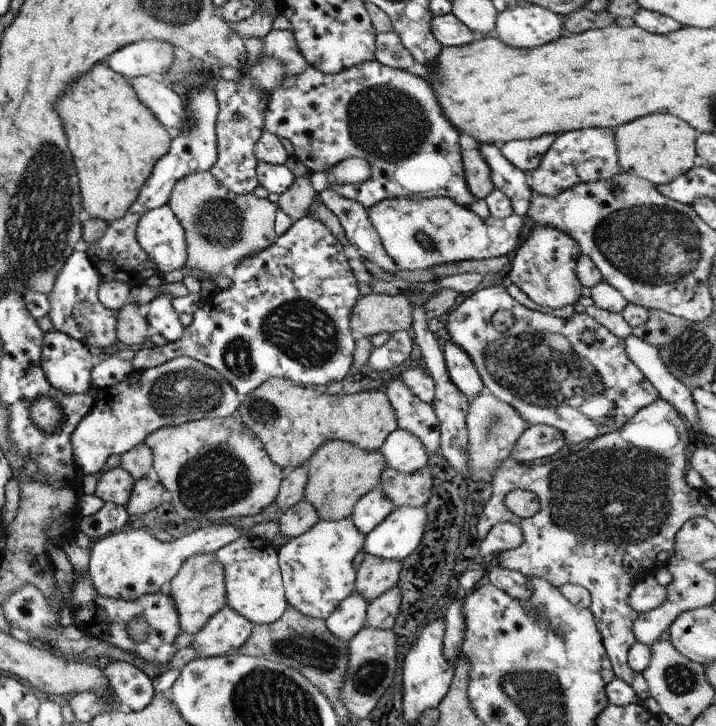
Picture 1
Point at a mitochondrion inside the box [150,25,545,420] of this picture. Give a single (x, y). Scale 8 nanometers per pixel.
(304, 331)

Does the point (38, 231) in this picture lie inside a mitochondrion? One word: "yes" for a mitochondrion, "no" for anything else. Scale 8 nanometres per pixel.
yes

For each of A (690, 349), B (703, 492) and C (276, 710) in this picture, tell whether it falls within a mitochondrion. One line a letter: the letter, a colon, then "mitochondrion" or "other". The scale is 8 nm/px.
A: mitochondrion
B: other
C: mitochondrion

